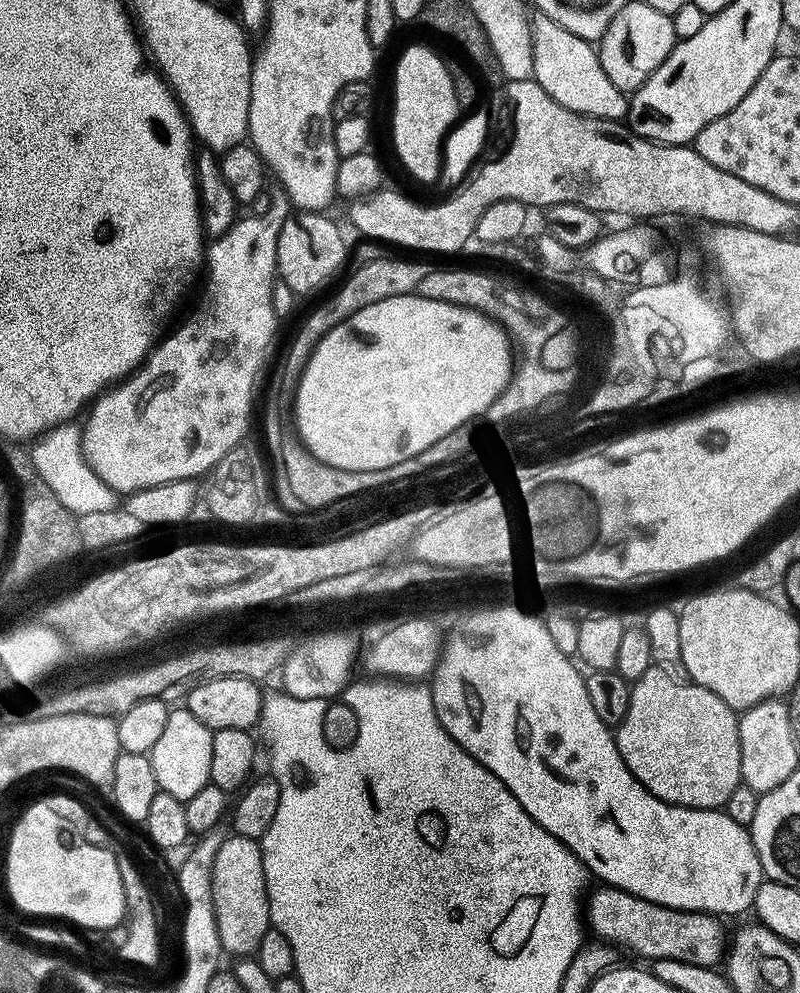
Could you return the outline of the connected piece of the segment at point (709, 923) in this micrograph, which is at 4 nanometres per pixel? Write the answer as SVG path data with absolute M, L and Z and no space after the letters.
M596 886L586 896L586 924L597 941L610 944L617 950L625 948L636 956L641 956L645 962L670 958L674 962L686 962L690 966L716 968L725 959L726 936L724 928L717 917L706 912L687 912L670 906L662 906L650 902L646 898L638 898L621 888L611 886Z

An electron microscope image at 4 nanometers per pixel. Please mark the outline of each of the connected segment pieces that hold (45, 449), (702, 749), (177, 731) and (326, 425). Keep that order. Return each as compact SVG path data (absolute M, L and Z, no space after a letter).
M69 422L50 428L31 445L30 451L36 461L41 481L66 510L78 517L115 509L118 493L106 486L106 482L102 482L102 478L98 478L98 474L94 474L94 470L88 465L84 458L84 447L80 445L81 429L74 425L75 423Z
M650 667L646 670L646 674L642 674L642 678L638 678L632 684L632 697L630 698L630 706L626 710L626 718L614 732L618 750L622 754L626 766L634 774L634 778L638 778L638 782L642 782L642 786L649 788L660 800L665 800L668 804L681 804L684 808L723 809L724 803L730 798L730 794L734 794L736 787L742 783L740 778L740 726L737 713L726 702L722 702L722 698L718 698L718 694L706 690L702 685L685 682L683 679L681 679L682 681L671 680L664 668L667 667Z
M173 707L168 714L168 725L162 730L162 738L152 747L150 759L154 778L159 791L174 794L179 800L189 800L202 790L202 786L210 783L210 758L208 753L212 746L210 730L198 718L190 715L187 707Z
M411 294L407 296L398 296L392 298L386 298L385 301L374 303L374 305L366 306L365 309L358 310L353 316L346 318L342 323L334 326L325 336L321 336L316 344L316 348L313 349L312 355L309 357L308 362L304 368L304 371L300 375L300 379L294 384L294 394L296 392L296 426L294 426L294 432L299 437L301 443L306 447L309 454L311 454L316 460L319 460L321 464L325 464L328 467L334 467L342 471L381 471L386 467L398 466L407 460L415 460L416 456L422 454L427 447L433 446L438 442L440 438L445 438L454 430L458 430L464 424L470 424L475 416L478 418L483 417L487 408L500 394L502 394L506 385L511 382L512 374L514 371L514 360L512 362L512 344L508 341L509 333L505 331L503 327L493 317L485 316L483 312L476 311L473 308L464 308L462 305L454 305L450 300L433 300L431 296L421 296L419 294Z

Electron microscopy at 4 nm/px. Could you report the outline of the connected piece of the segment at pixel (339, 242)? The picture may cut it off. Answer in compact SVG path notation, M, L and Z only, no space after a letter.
M301 212L288 216L282 226L282 234L278 234L278 246L276 247L276 270L279 279L296 294L302 292L316 292L323 284L332 280L332 275L344 264L344 251L346 245L340 233L341 225L335 223L324 212Z

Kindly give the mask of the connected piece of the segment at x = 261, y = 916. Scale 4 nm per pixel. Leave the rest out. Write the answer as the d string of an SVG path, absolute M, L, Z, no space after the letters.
M235 834L225 837L215 855L212 871L212 897L221 949L235 956L255 953L262 935L271 927L269 896L266 894L265 868L262 866L260 843Z

